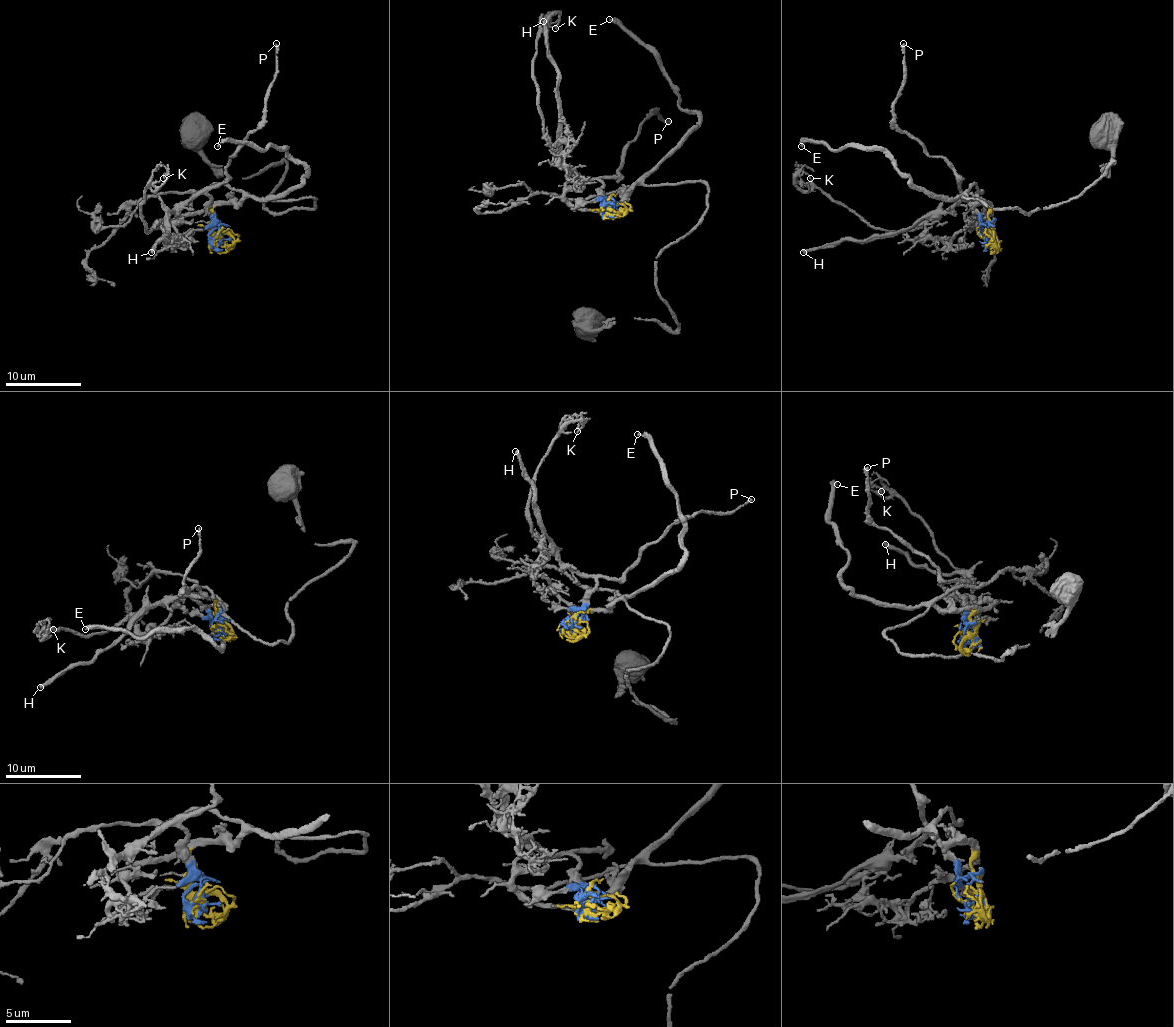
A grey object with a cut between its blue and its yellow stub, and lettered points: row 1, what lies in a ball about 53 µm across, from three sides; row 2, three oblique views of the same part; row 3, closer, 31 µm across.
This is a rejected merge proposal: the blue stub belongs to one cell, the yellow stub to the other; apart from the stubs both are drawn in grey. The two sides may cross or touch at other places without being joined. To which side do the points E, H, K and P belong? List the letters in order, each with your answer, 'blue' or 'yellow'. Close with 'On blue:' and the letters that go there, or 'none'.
E: yellow
H: blue
K: blue
P: blue
On blue: H, K, P

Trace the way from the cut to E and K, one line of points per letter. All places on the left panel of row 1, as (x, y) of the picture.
E: (215, 241), (217, 205), (284, 197), (306, 170), (286, 149), (225, 142), (217, 146)
K: (215, 241), (215, 212), (204, 193), (146, 229), (145, 191), (164, 178)

